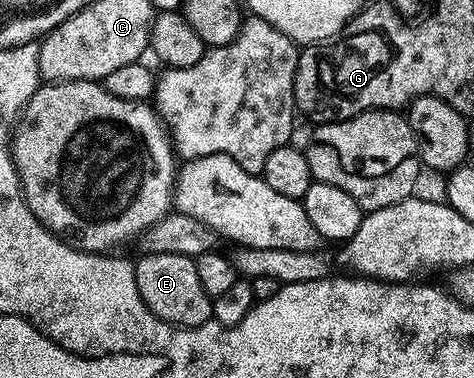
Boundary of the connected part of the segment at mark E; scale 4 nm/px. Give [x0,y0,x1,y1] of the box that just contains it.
[135,252,213,328]

